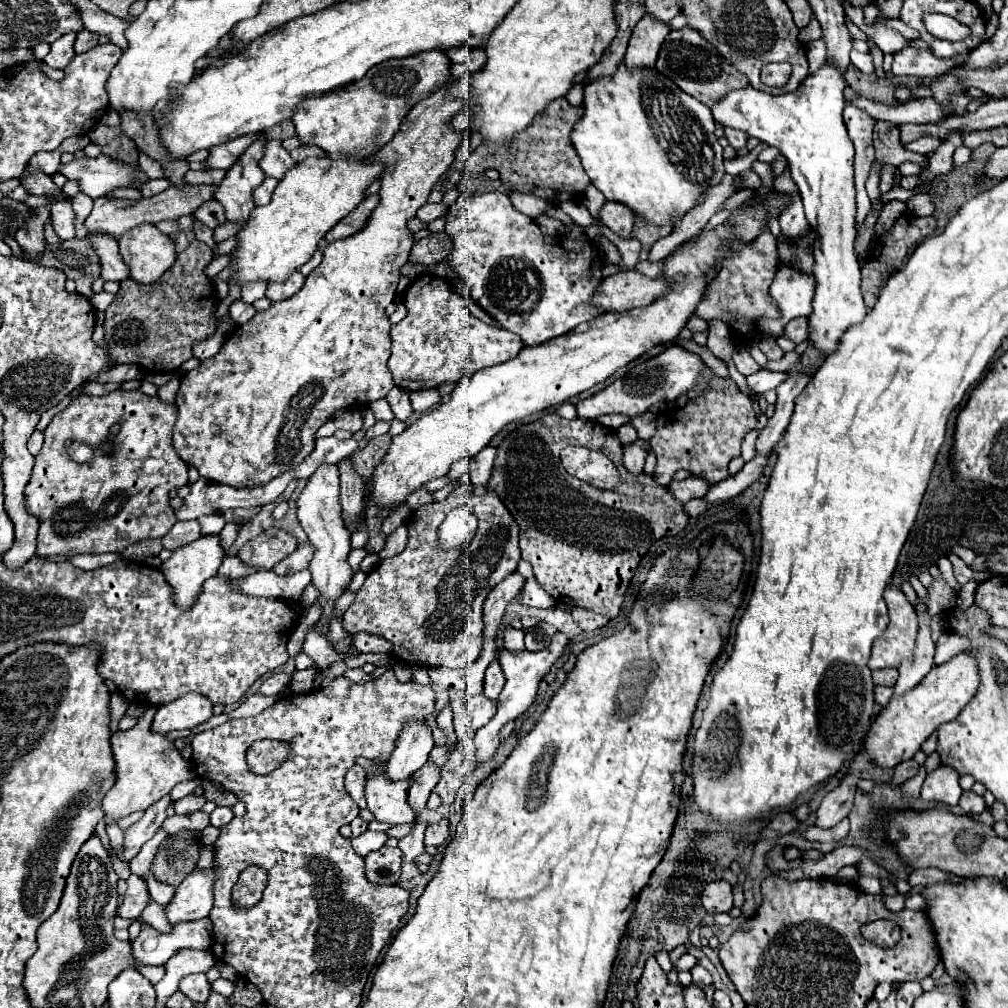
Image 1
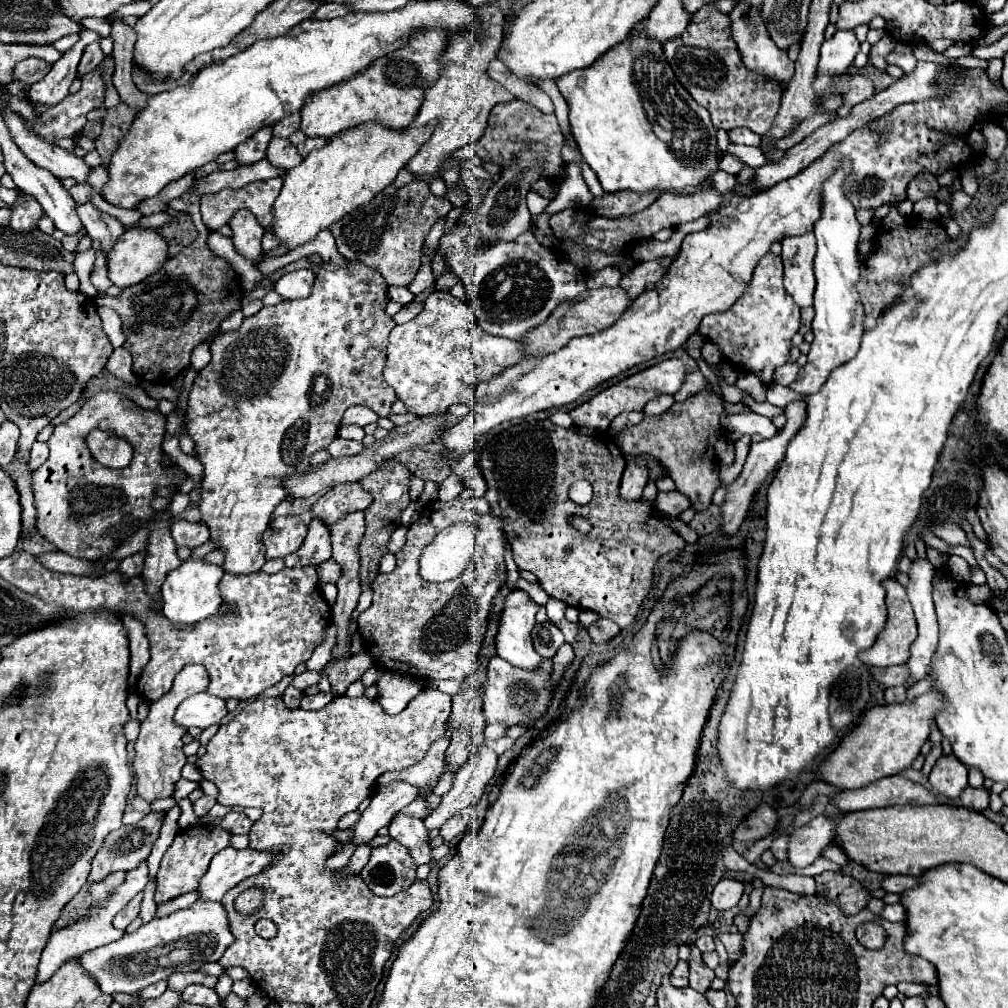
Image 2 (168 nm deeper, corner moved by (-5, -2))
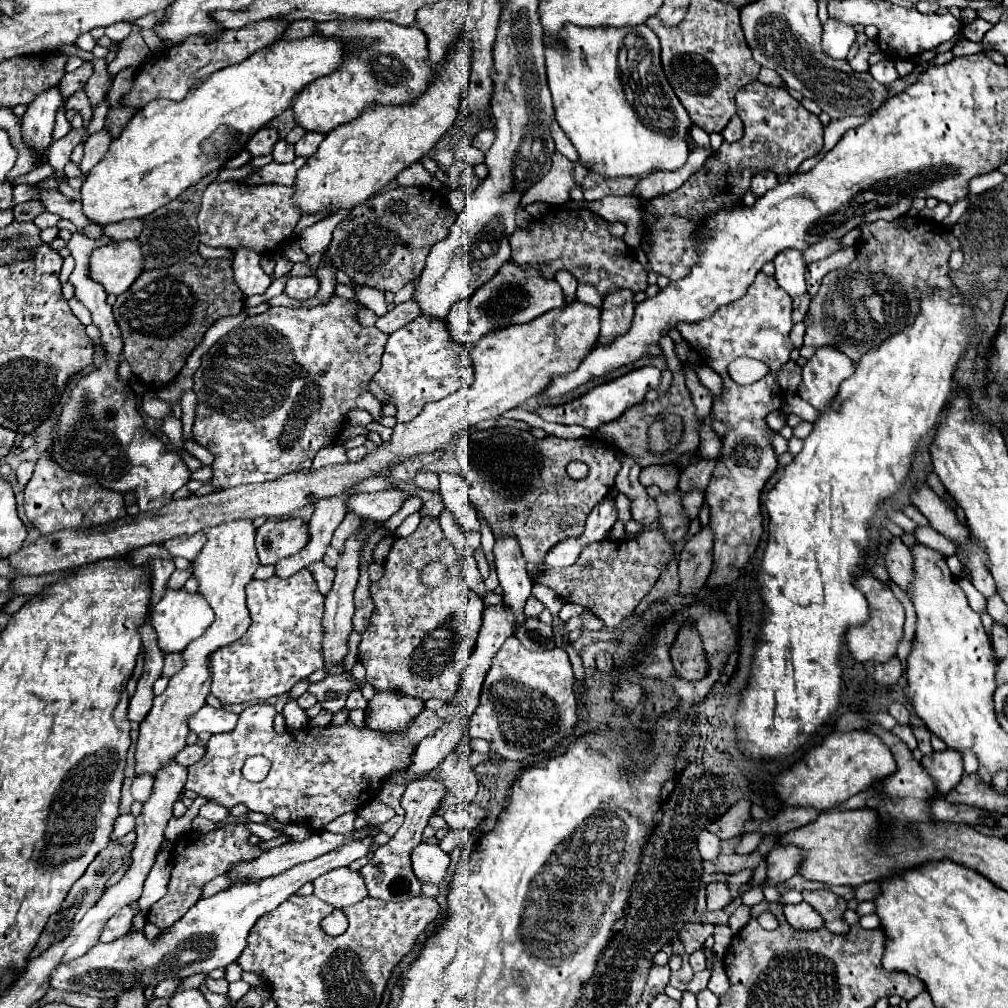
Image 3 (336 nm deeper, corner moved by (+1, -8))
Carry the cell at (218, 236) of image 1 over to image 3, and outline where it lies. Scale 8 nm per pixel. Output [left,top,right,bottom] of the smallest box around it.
[199,244,233,258]

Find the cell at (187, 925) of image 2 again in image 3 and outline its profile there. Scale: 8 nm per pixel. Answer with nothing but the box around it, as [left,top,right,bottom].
[49,834,375,998]

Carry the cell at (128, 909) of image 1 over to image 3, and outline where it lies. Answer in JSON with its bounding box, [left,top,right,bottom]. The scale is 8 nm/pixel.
[99,906,133,942]

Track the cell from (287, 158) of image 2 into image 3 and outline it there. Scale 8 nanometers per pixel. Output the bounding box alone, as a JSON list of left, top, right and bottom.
[273,140,295,162]

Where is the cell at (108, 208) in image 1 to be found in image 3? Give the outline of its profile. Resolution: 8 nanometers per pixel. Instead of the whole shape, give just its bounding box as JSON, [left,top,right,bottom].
[245,158,307,186]

